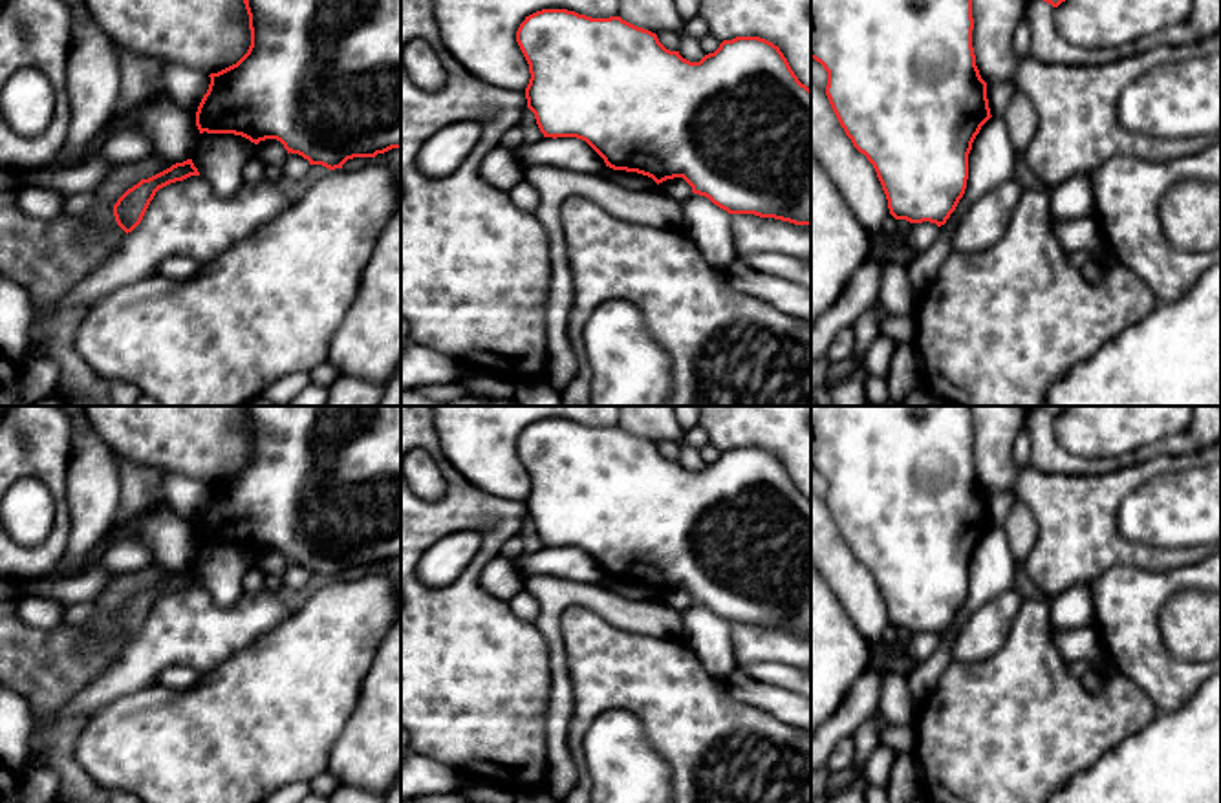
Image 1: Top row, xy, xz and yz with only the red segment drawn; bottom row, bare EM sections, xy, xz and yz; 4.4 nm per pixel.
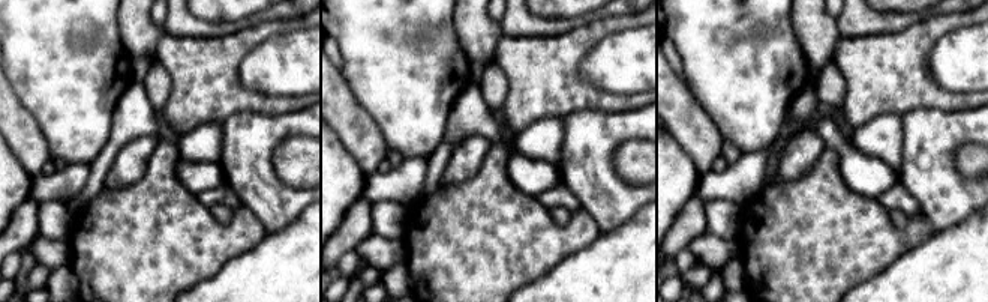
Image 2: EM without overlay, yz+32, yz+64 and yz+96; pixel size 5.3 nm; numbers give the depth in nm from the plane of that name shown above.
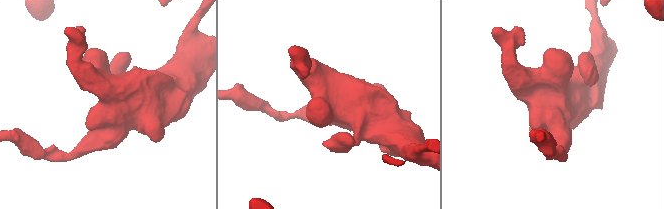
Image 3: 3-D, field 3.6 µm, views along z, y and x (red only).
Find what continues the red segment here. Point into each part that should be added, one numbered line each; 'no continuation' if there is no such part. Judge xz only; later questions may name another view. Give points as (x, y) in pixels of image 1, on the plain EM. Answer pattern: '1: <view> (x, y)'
no continuation

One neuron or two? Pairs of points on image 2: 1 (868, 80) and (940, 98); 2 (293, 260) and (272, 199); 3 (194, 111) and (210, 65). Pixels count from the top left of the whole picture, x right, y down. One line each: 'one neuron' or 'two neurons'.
1: one neuron
2: two neurons
3: one neuron

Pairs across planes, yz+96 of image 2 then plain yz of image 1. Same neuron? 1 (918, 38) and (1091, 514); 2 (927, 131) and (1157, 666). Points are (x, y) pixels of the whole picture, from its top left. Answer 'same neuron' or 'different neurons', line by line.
1: same neuron
2: same neuron

